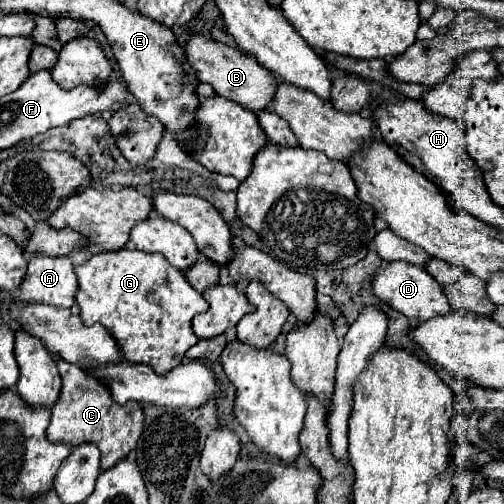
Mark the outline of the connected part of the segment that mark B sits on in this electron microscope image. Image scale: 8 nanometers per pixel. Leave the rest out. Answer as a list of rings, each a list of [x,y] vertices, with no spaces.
[[[192,36],[184,50],[186,50],[186,58],[190,60],[190,66],[196,70],[200,82],[214,86],[218,96],[234,100],[254,112],[266,110],[272,104],[278,80],[274,78],[272,72],[268,72],[264,66],[260,66],[254,60],[254,56],[244,54],[238,48],[230,48],[226,44],[220,44],[216,40],[204,38],[204,36]]]

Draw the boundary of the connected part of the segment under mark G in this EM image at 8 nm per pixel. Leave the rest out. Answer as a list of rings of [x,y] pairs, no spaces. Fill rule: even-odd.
[[[116,250],[116,252],[100,252],[90,256],[84,264],[74,268],[80,290],[76,294],[76,304],[80,306],[80,318],[84,324],[92,326],[100,322],[114,340],[120,344],[120,352],[128,362],[144,362],[150,364],[160,376],[176,368],[186,350],[192,348],[198,338],[192,332],[192,318],[196,314],[202,314],[208,310],[208,302],[202,298],[200,292],[196,292],[184,274],[168,264],[168,260],[160,254],[144,254],[140,250]]]

